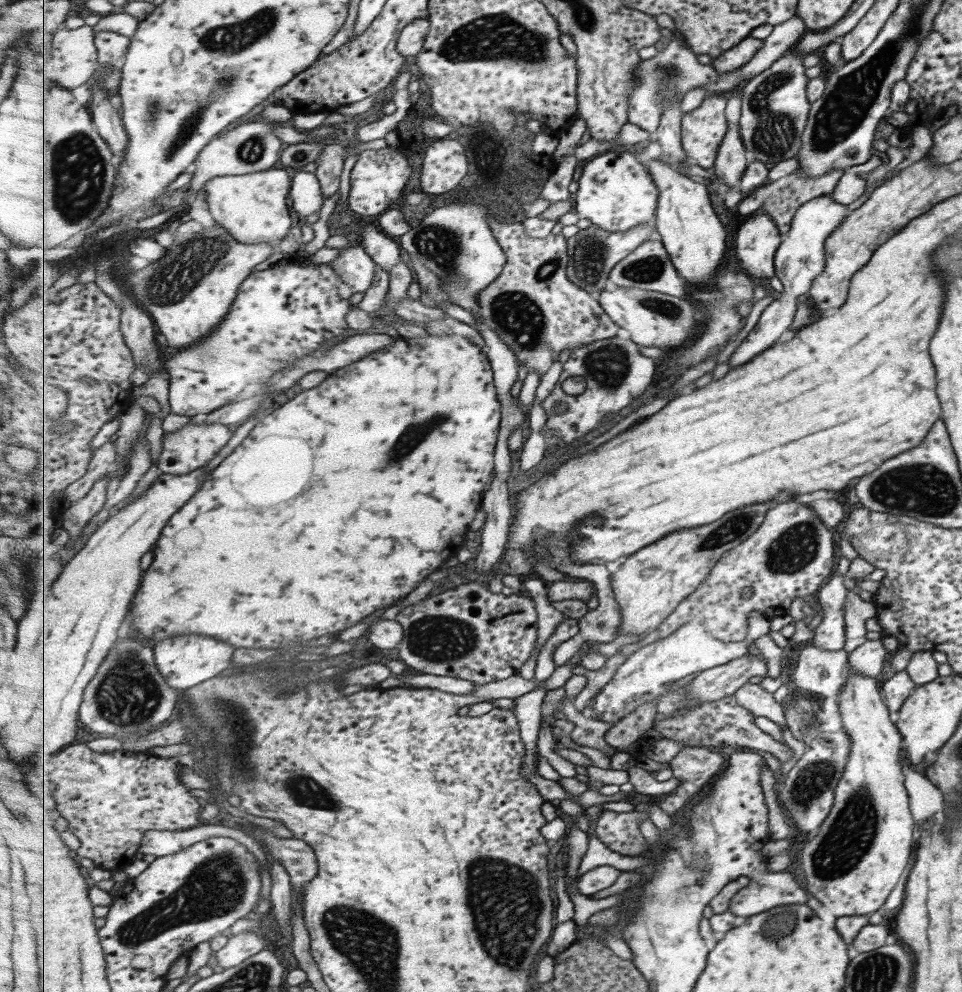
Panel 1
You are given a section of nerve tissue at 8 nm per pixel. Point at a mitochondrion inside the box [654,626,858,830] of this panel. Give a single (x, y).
(815, 776)

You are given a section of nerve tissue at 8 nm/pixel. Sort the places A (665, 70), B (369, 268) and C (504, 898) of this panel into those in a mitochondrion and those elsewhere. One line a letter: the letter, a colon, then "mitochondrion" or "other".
A: mitochondrion
B: other
C: mitochondrion

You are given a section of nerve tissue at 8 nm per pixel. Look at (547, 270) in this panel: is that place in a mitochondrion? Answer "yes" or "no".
yes

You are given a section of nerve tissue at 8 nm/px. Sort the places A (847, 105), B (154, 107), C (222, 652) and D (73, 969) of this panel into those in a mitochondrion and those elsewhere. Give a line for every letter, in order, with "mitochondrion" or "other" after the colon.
A: mitochondrion
B: mitochondrion
C: other
D: mitochondrion

